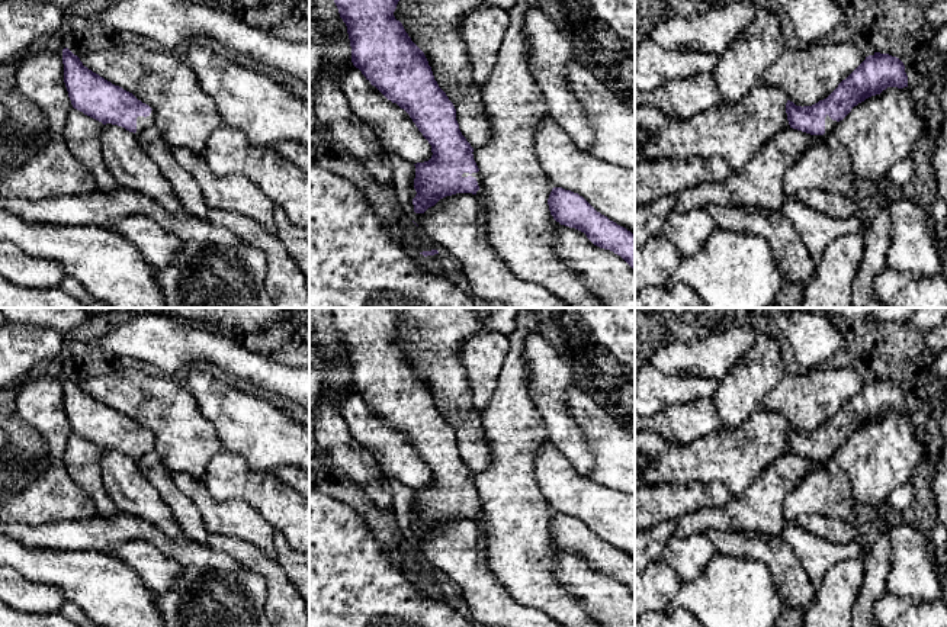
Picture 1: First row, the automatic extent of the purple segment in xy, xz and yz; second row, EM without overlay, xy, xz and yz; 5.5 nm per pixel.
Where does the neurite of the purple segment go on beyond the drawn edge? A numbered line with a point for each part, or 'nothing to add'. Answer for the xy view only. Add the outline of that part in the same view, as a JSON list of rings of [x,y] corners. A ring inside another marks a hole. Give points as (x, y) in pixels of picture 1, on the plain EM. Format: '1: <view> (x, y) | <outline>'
1: xy (143, 447) | [[[151,435],[151,438],[147,443],[144,443],[144,441],[137,443],[135,460],[139,460],[144,454],[147,454],[151,450],[154,450],[154,435]]]

